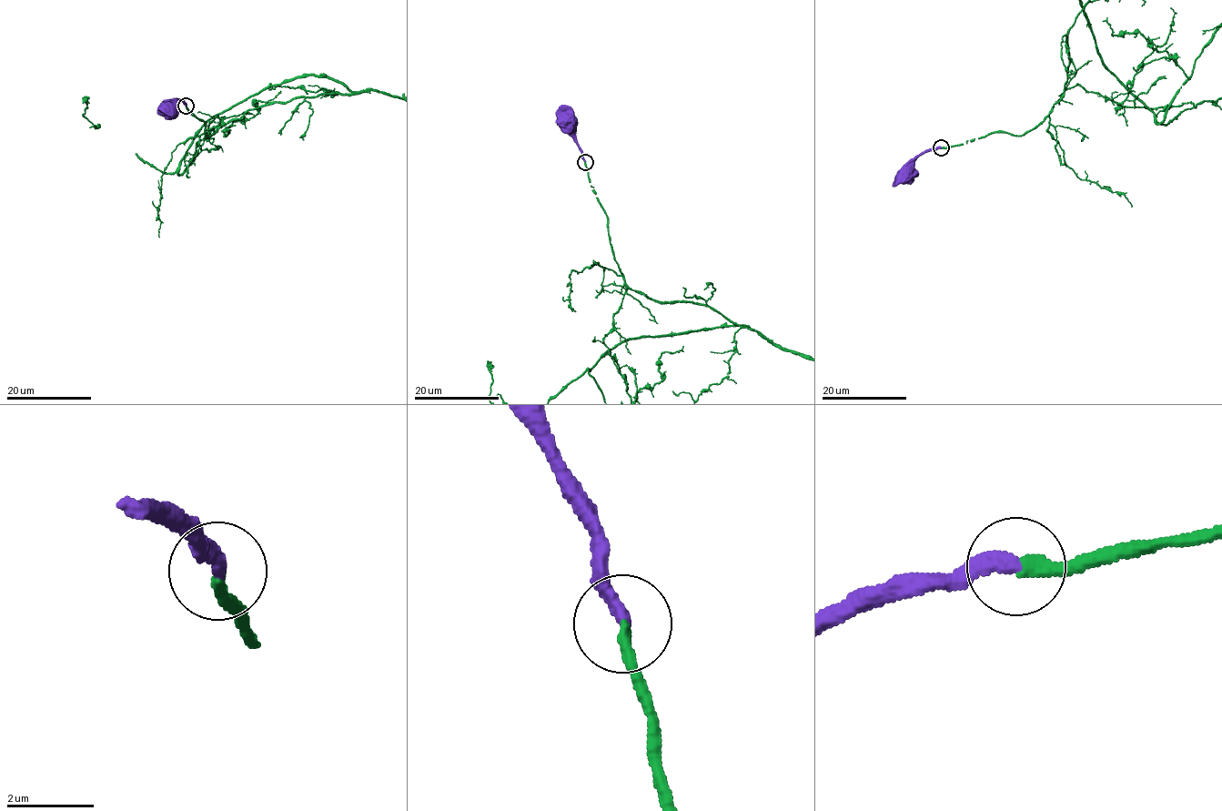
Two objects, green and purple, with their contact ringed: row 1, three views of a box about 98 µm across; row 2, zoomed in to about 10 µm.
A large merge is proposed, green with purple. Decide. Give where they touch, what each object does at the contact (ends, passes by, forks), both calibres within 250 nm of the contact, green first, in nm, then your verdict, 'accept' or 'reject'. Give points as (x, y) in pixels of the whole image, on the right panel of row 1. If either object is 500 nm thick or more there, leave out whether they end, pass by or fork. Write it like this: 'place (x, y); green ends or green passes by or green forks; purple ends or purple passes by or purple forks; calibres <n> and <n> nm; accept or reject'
place (941, 147); green ends; purple ends; calibres 320 and 360 nm; accept

